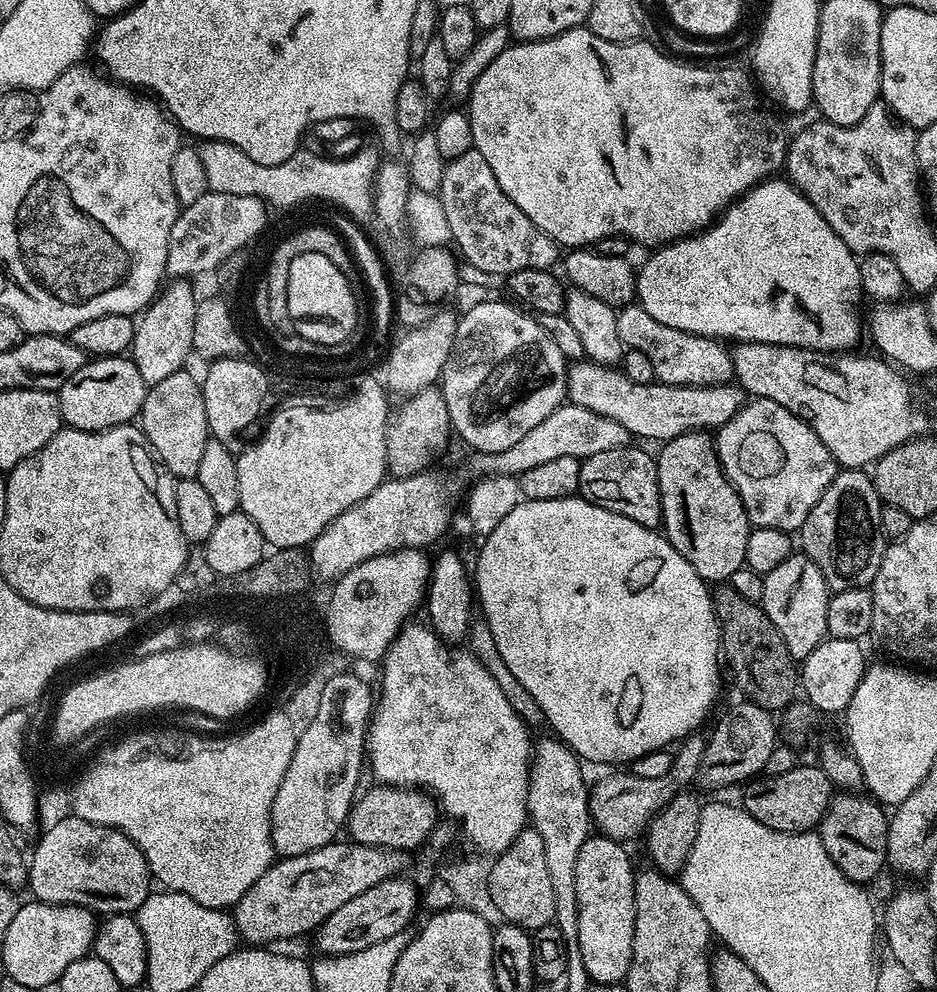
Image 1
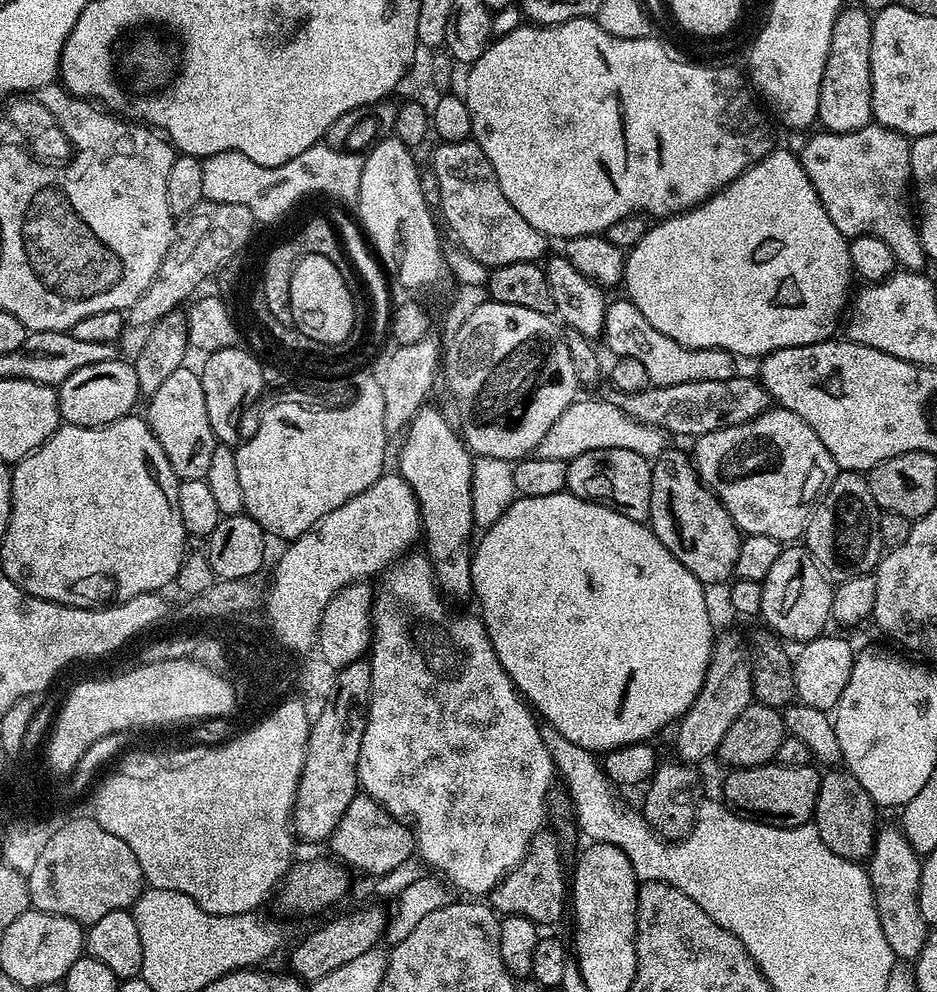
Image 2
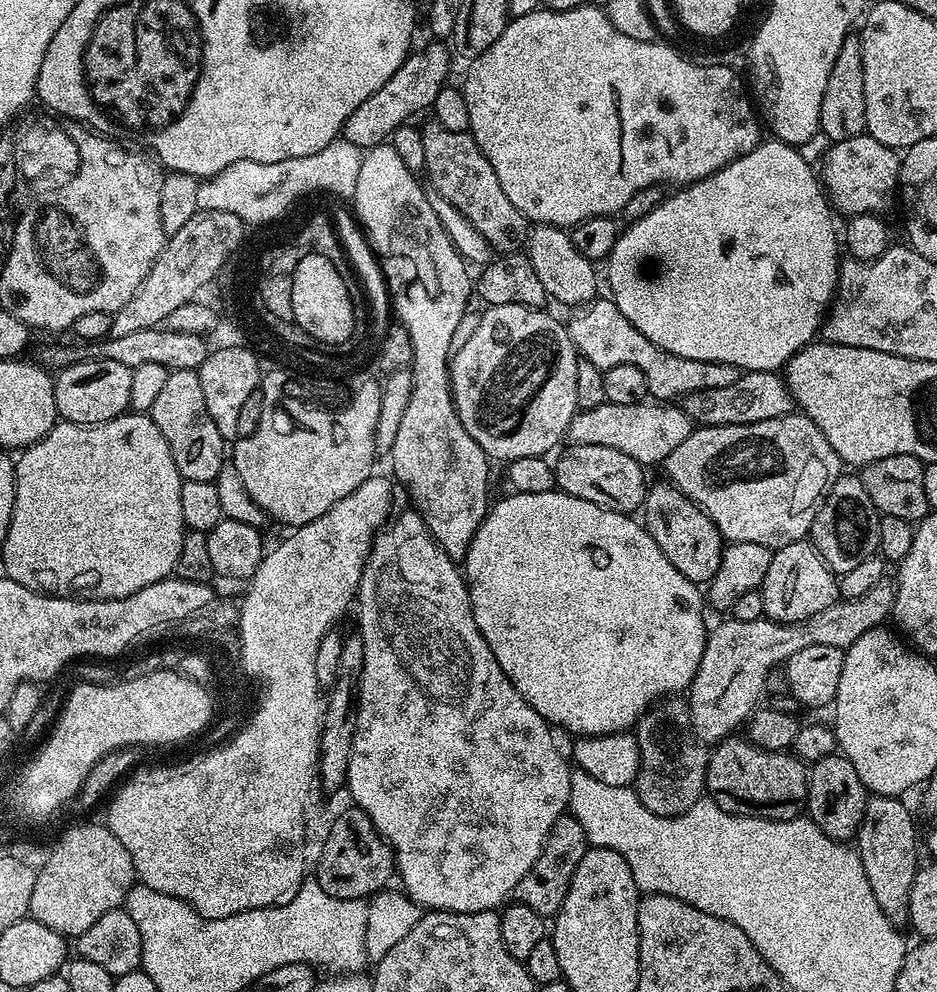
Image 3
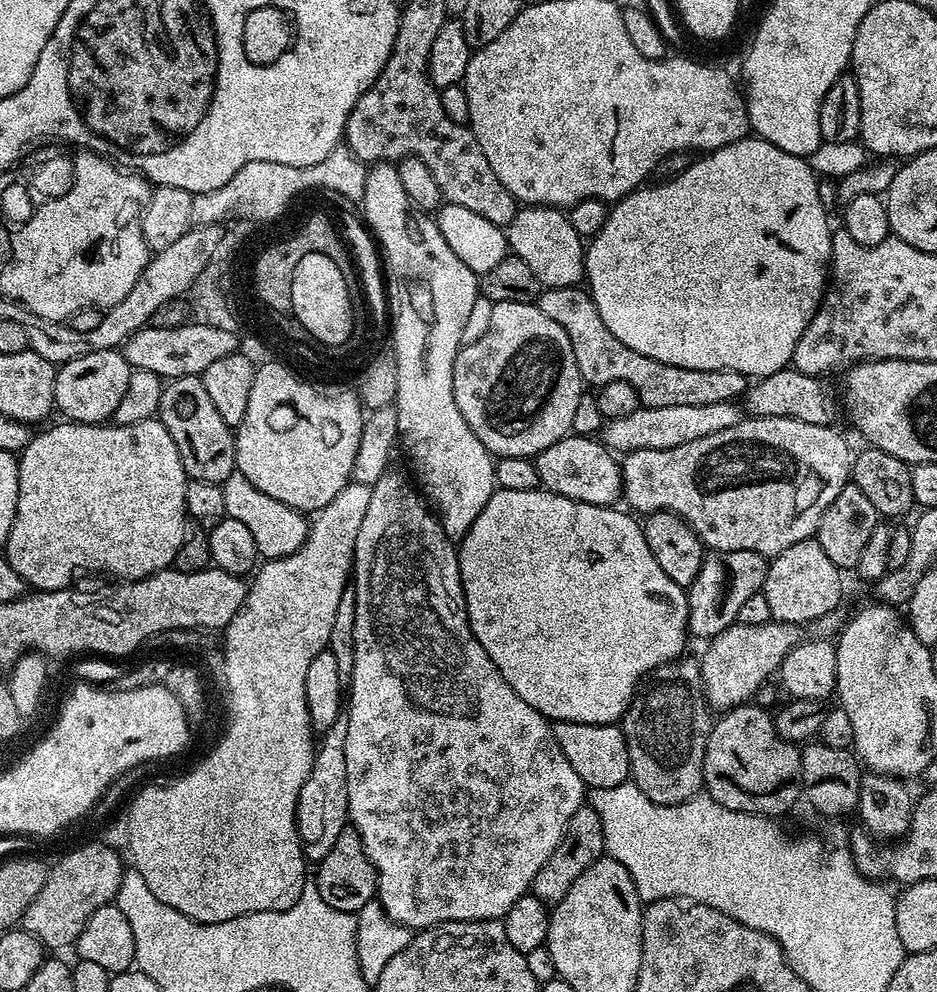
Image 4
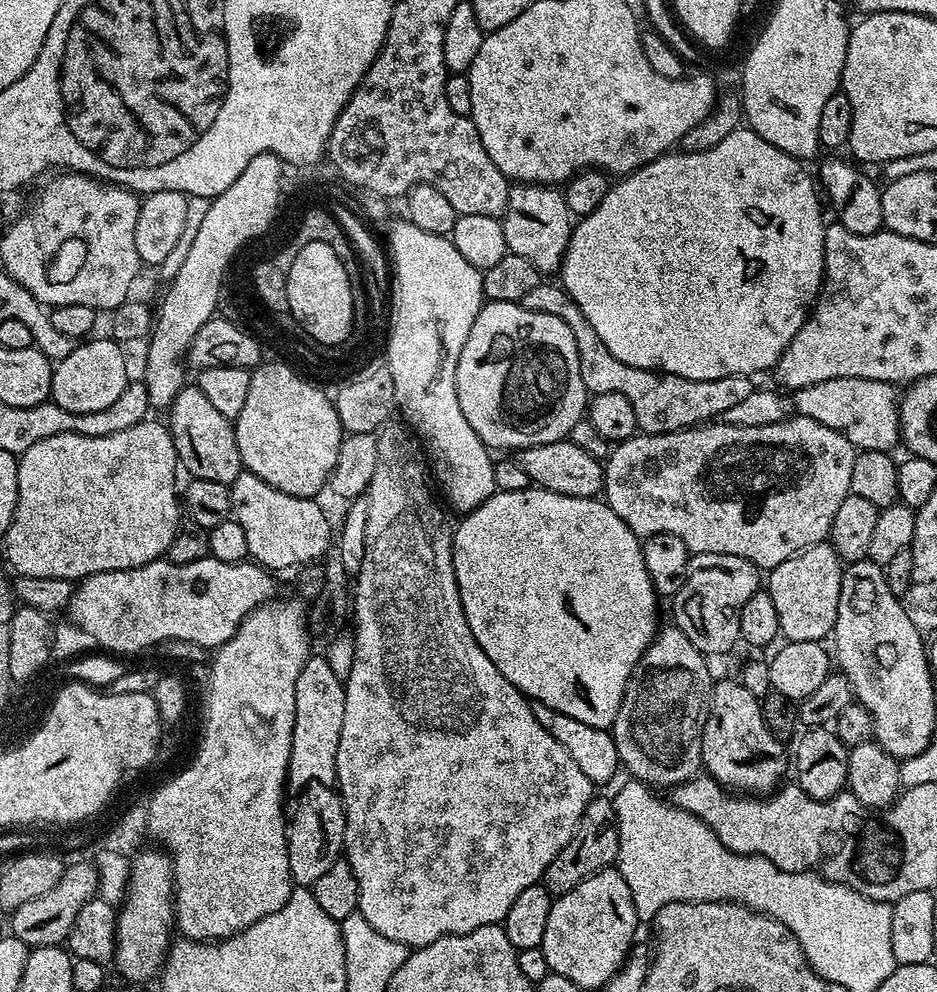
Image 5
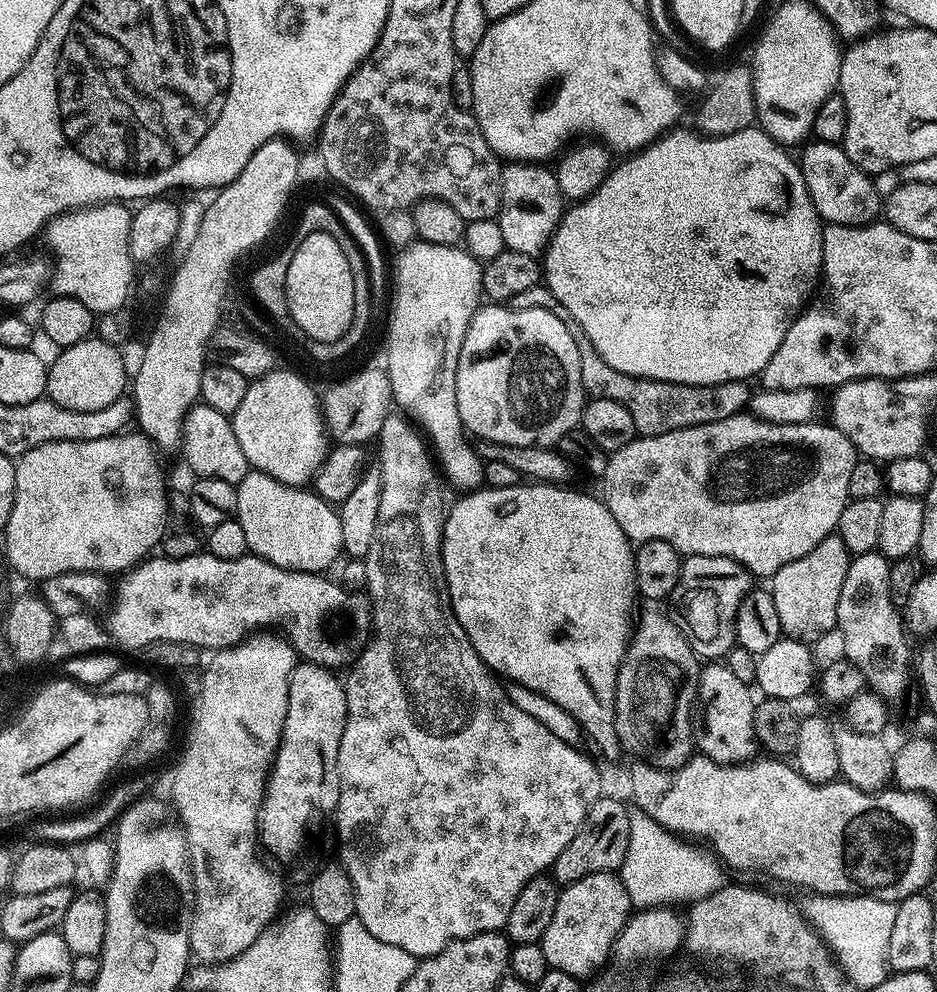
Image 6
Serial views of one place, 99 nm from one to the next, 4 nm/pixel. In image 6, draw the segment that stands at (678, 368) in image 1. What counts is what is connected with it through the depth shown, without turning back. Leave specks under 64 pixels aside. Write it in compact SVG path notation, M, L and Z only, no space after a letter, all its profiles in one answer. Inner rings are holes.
M538 283L530 290L516 295L510 304L513 308L545 308L568 326L570 334L574 336L574 346L578 346L580 373L585 393L592 398L611 398L613 402L622 402L622 406L630 410L630 418L634 418L634 426L640 436L670 434L670 430L718 422L749 407L750 388L747 388L749 385L742 380L731 380L721 384L675 384L665 380L647 380L641 376L622 374L622 370L614 370L614 366L610 366L610 362L606 362L606 358L602 358L602 354L594 350L592 343L581 334L578 322L570 318L562 302L558 302L558 298L554 298L554 294L543 283Z

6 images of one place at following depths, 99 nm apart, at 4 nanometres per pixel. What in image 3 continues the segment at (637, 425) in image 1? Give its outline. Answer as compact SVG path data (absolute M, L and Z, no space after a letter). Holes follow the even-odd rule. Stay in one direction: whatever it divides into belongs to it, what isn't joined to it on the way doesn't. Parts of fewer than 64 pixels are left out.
M744 372L730 386L691 392L690 395L683 397L682 407L692 419L693 425L713 428L766 422L770 418L789 415L793 411L794 401L788 392L783 375L776 372Z

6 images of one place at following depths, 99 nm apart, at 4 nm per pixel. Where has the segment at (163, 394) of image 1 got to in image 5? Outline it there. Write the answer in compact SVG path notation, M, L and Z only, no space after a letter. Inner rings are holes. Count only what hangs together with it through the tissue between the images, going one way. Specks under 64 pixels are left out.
M186 386L174 398L172 407L167 409L166 423L172 433L176 459L192 478L206 478L210 482L222 482L231 486L234 478L242 471L236 429L233 421L228 420L212 405L206 394L195 386Z

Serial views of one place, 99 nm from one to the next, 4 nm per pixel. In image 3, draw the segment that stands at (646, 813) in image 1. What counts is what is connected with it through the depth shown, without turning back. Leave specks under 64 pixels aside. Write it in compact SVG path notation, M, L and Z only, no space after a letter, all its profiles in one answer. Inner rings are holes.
M885 578L870 590L870 594L853 600L837 599L835 604L826 606L826 610L820 610L802 624L779 624L767 618L754 622L725 619L725 624L707 633L698 670L686 692L692 733L705 746L715 746L733 735L739 729L736 727L739 724L741 727L756 711L761 703L760 695L766 692L766 678L777 666L798 654L798 650L806 650L806 646L821 644L847 650L862 638L862 634L881 627L884 619L887 621L891 617L895 597L895 583Z

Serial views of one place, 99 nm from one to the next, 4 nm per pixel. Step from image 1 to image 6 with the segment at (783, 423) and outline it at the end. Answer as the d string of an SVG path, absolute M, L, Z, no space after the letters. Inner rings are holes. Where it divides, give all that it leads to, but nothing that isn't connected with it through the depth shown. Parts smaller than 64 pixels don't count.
M747 411L734 414L730 418L722 418L718 422L706 422L698 426L690 426L682 430L670 430L670 434L658 434L657 436L640 436L631 440L622 450L611 453L606 466L606 474L602 478L604 504L614 514L614 522L622 526L622 530L628 535L629 540L639 542L641 540L661 540L670 542L674 550L684 556L725 556L731 560L737 560L743 564L753 577L770 578L786 562L794 562L794 558L802 558L802 554L810 554L822 538L833 535L840 527L842 510L849 502L850 474L854 470L858 453L856 447L831 423L813 422L811 424L775 424L761 420Z

